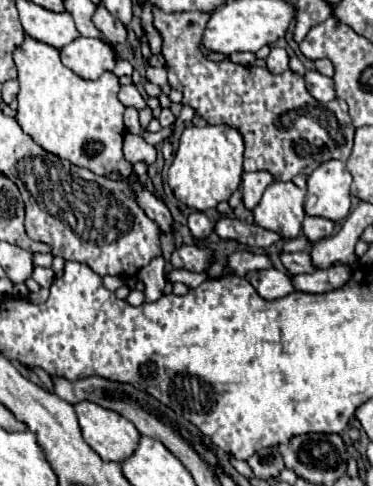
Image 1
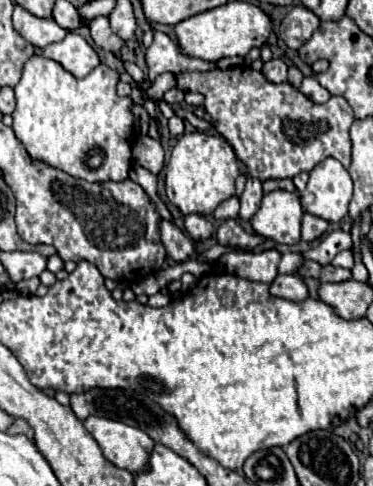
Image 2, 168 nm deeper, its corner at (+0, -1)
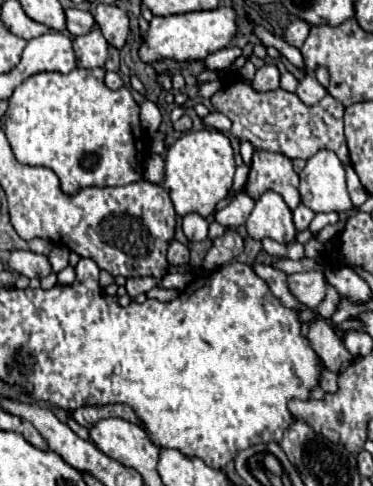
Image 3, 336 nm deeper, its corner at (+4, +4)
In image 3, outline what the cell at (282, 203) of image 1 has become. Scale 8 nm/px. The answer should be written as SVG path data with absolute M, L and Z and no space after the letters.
M265 191L247 219L247 233L253 239L271 237L279 243L293 243L297 229L293 225L291 209L285 205L283 197L273 191Z

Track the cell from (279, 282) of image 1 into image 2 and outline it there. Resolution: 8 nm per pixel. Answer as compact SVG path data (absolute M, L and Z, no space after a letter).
M279 274L273 280L273 284L269 286L269 290L271 290L273 296L287 298L287 300L293 300L293 302L301 302L309 296L307 284L299 276L293 276L293 274Z

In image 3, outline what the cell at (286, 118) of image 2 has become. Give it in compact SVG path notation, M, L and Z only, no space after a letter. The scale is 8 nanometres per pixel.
M235 77L231 81L225 81L209 101L215 111L231 119L231 135L239 143L249 141L255 151L281 153L289 159L309 159L317 151L329 149L337 153L343 165L349 165L349 149L343 135L345 107L331 95L325 95L317 105L309 107L295 93L289 93L281 87L261 93L243 79Z

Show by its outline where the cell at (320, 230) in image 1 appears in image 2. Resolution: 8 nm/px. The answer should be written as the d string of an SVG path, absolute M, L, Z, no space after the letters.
M303 214L303 220L301 220L301 240L303 242L313 242L321 234L325 234L327 228L329 228L329 222L325 222L323 218L313 216L313 214Z

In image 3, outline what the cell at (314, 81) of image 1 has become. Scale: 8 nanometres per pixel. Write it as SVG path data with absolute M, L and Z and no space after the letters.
M307 73L301 81L299 81L299 87L297 87L297 91L295 91L299 97L301 97L301 101L305 101L307 105L315 105L317 101L321 101L325 95L327 95L327 91L325 91L325 87L315 79L315 75L311 75L311 73Z

